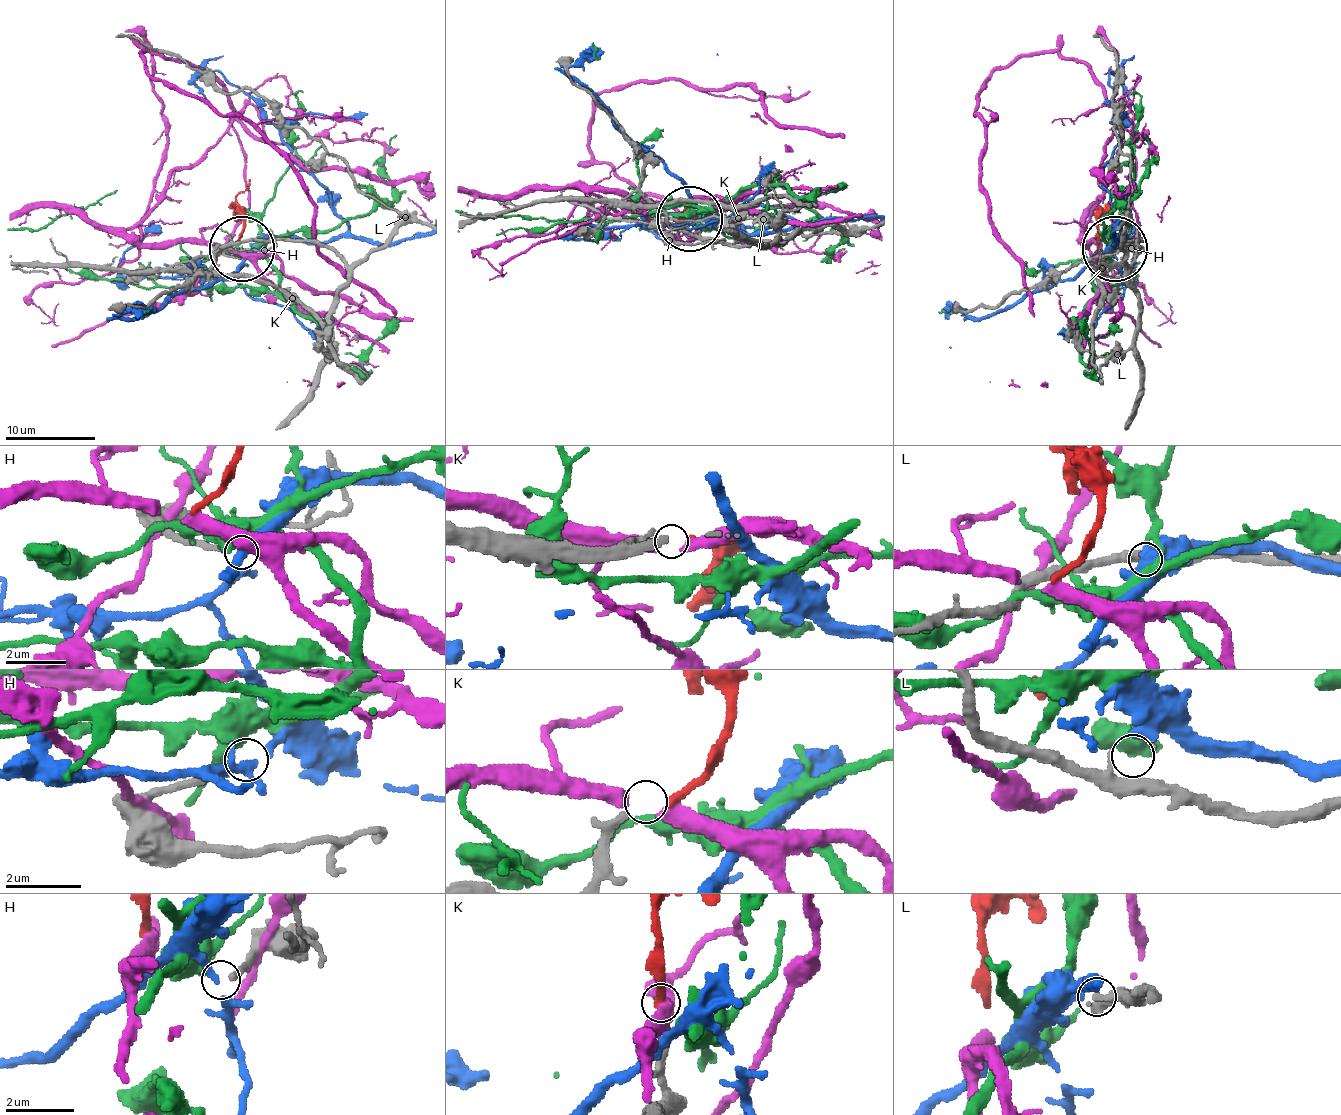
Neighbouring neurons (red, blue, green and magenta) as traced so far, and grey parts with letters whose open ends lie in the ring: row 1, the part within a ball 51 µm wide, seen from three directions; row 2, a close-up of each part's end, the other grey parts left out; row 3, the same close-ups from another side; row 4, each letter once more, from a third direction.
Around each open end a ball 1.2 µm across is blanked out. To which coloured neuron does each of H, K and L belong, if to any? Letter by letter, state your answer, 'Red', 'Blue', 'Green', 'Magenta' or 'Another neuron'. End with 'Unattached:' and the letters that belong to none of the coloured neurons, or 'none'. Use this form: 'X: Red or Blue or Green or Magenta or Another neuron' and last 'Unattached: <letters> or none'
H: Another neuron
K: Red
L: Another neuron
Unattached: H, L

